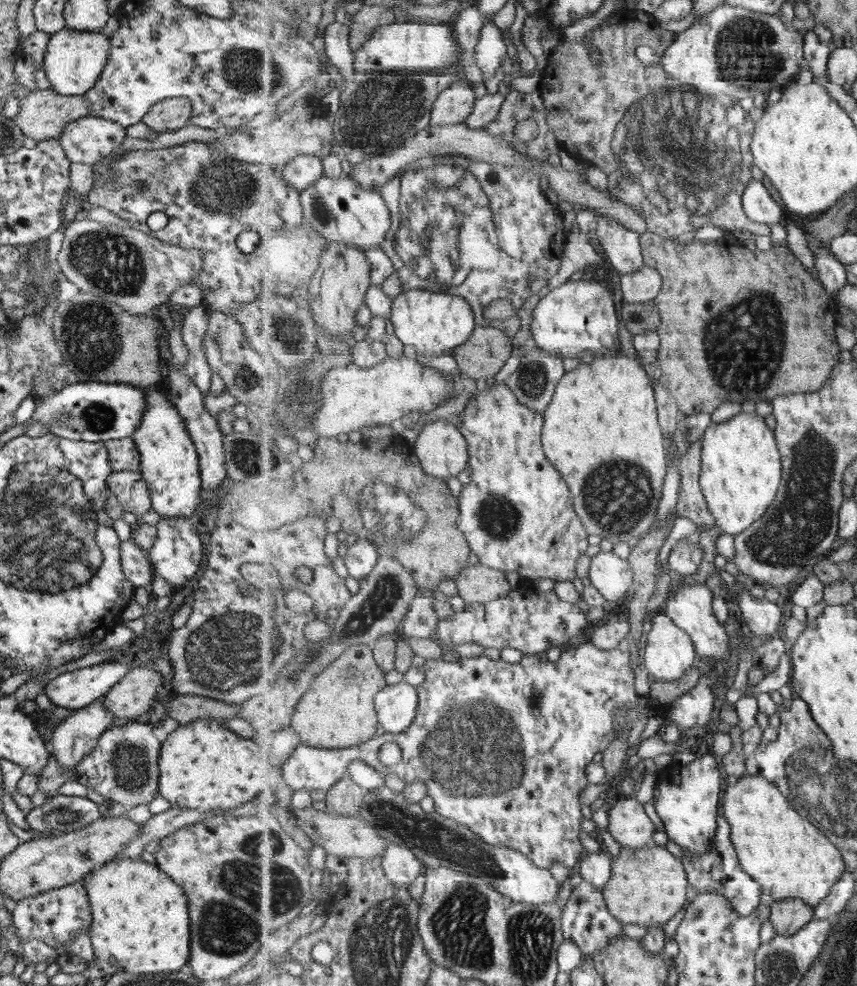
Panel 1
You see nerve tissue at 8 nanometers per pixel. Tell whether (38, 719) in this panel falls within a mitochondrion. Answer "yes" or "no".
no

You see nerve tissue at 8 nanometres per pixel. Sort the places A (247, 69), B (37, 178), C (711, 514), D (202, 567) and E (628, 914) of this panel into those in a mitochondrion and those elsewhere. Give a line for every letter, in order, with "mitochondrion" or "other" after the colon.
A: mitochondrion
B: other
C: other
D: other
E: other

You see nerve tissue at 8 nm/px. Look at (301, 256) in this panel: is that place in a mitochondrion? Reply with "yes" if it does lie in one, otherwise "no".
no

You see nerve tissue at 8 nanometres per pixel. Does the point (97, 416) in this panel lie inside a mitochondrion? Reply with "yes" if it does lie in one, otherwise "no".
yes

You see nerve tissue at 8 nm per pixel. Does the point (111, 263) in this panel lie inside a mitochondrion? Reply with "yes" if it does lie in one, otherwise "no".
yes

